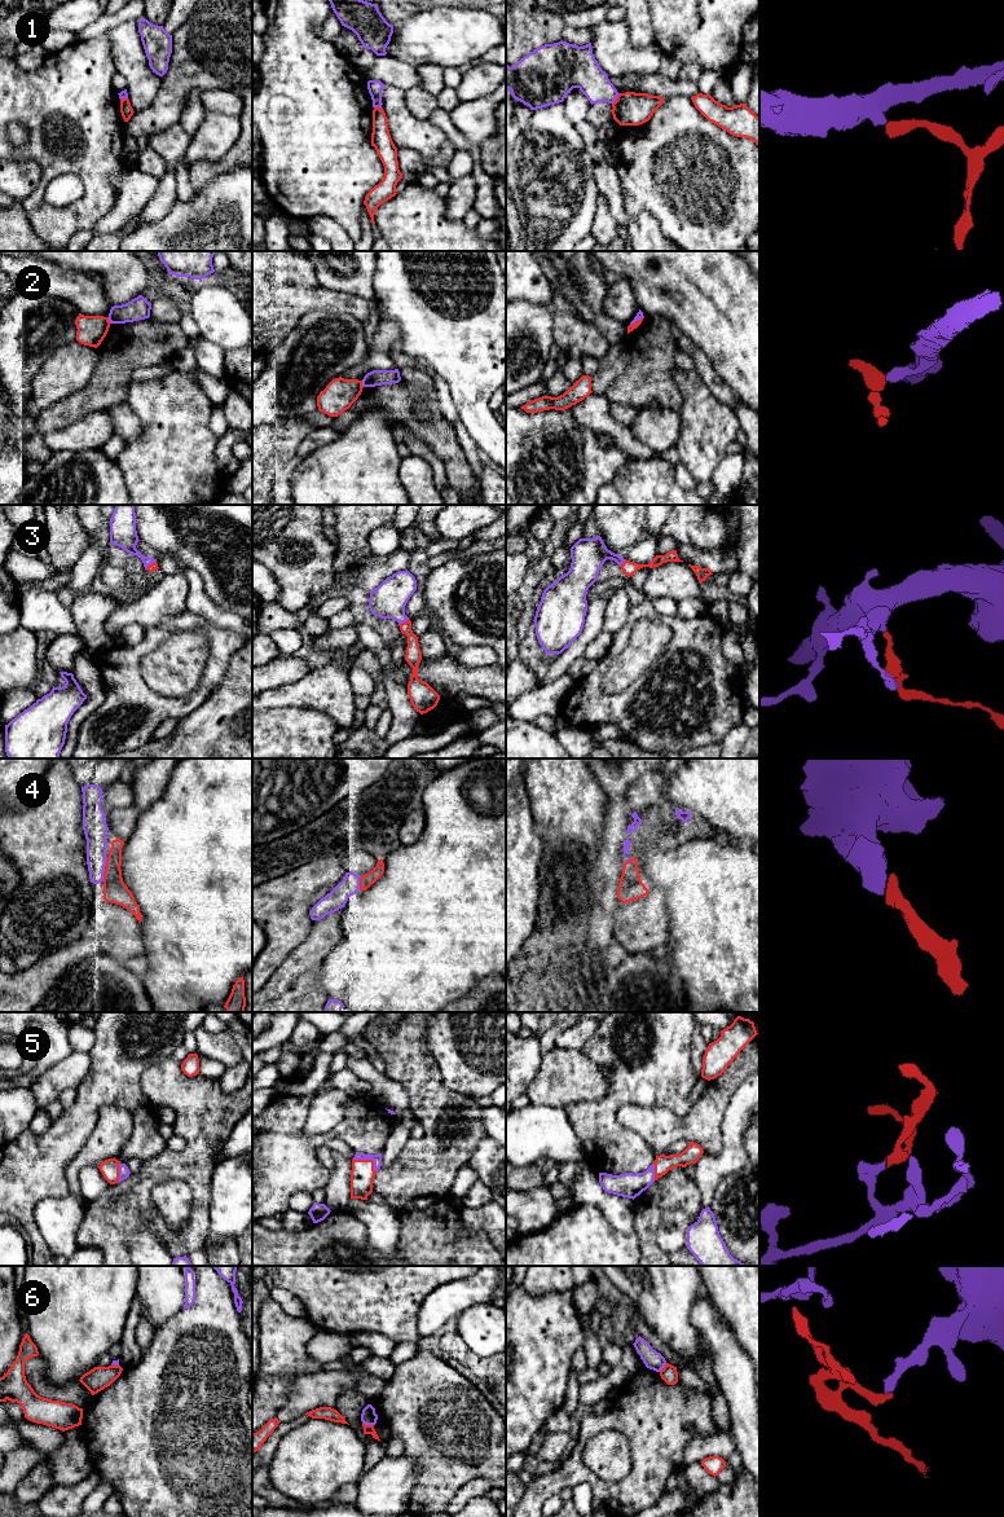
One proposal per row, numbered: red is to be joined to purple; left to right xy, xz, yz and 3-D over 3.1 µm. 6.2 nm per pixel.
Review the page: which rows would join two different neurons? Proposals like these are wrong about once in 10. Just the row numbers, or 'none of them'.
1, 2, 6

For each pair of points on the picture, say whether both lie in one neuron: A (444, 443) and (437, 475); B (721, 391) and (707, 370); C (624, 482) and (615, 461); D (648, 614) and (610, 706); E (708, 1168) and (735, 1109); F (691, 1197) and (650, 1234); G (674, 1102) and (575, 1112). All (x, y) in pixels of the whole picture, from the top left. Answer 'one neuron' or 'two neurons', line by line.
A: two neurons
B: one neuron
C: two neurons
D: one neuron
E: one neuron
F: one neuron
G: one neuron

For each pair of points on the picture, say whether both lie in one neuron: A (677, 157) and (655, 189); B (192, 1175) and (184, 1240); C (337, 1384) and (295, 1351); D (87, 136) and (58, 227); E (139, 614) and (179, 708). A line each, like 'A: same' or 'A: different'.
A: same
B: same
C: different
D: same
E: different

